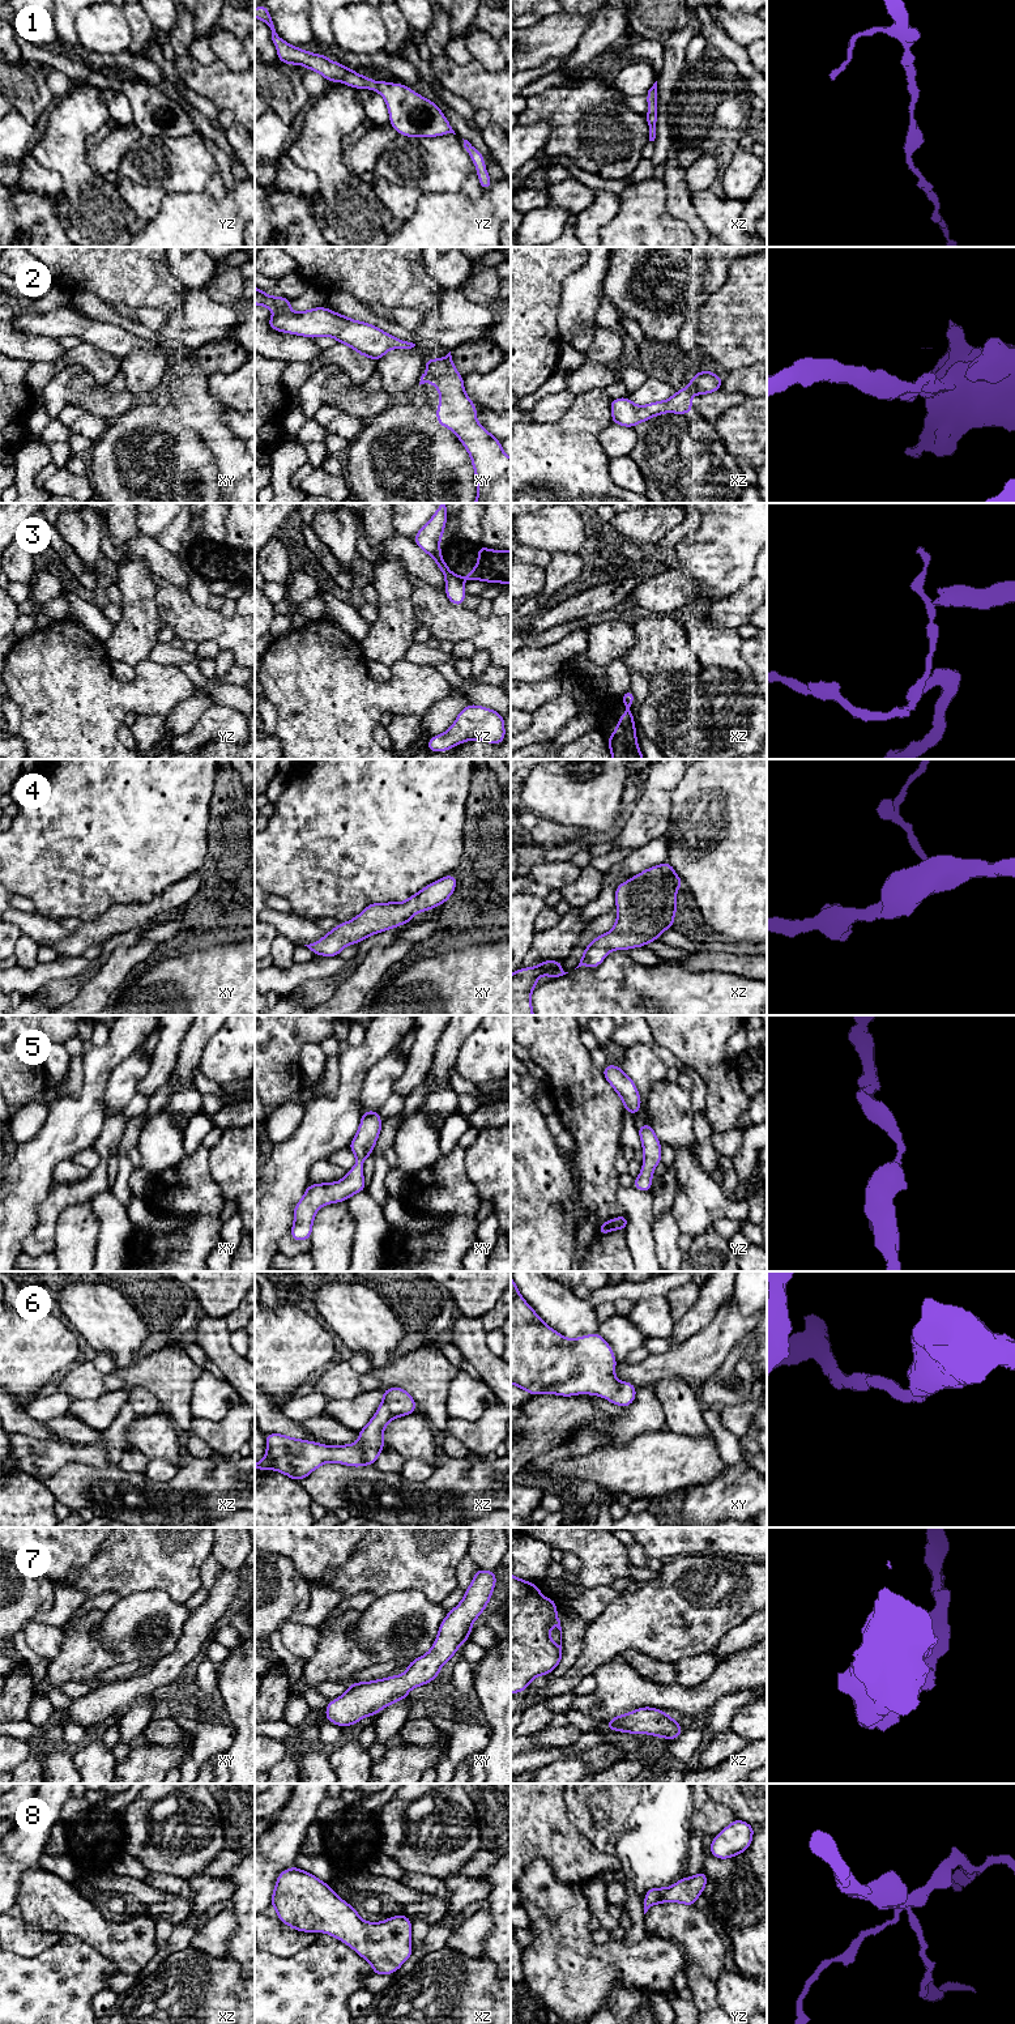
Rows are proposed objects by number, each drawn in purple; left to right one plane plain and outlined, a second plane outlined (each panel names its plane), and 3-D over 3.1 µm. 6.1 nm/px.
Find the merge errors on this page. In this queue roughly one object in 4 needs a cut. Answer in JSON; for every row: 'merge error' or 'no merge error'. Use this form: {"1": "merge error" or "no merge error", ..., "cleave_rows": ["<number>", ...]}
{"1": "no merge error", "2": "no merge error", "3": "merge error", "4": "no merge error", "5": "no merge error", "6": "no merge error", "7": "no merge error", "8": "no merge error", "cleave_rows": ["3"]}

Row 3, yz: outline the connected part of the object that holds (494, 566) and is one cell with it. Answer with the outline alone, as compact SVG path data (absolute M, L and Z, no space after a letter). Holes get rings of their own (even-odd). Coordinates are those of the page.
M479 544L478 562L475 567L465 576L459 576L461 580L482 580L486 583L511 584L511 550L491 550Z

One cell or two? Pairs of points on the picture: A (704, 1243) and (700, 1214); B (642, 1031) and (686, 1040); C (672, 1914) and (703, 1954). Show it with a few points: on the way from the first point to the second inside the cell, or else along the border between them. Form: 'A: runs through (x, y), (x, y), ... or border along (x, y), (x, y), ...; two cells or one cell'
A: border along (711, 1224), (694, 1239); two cells
B: border along (648, 1028), (652, 1038), (673, 1053); two cells
C: runs through (681, 1924), (702, 1944); one cell

